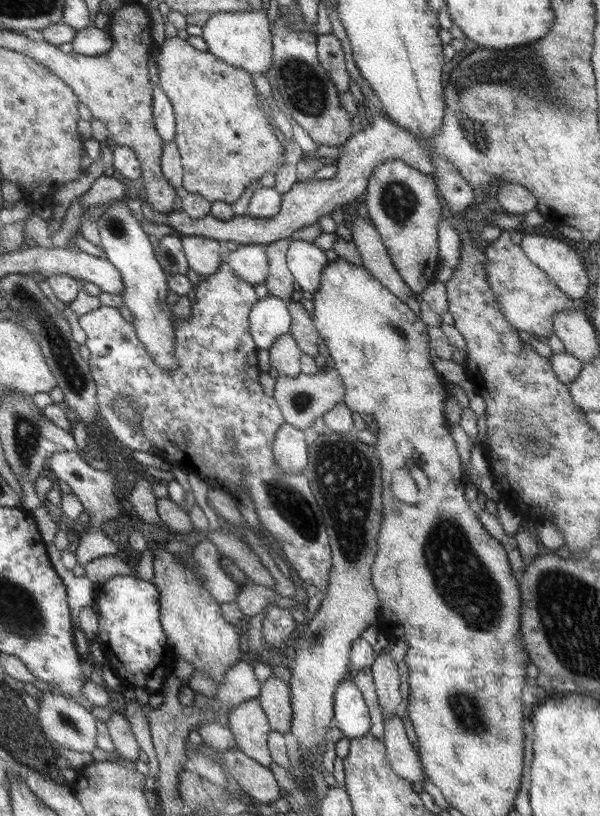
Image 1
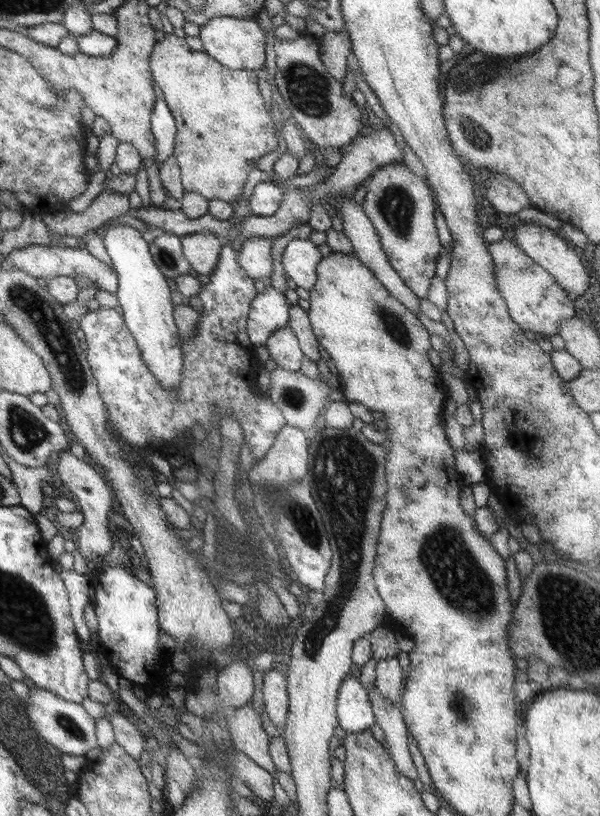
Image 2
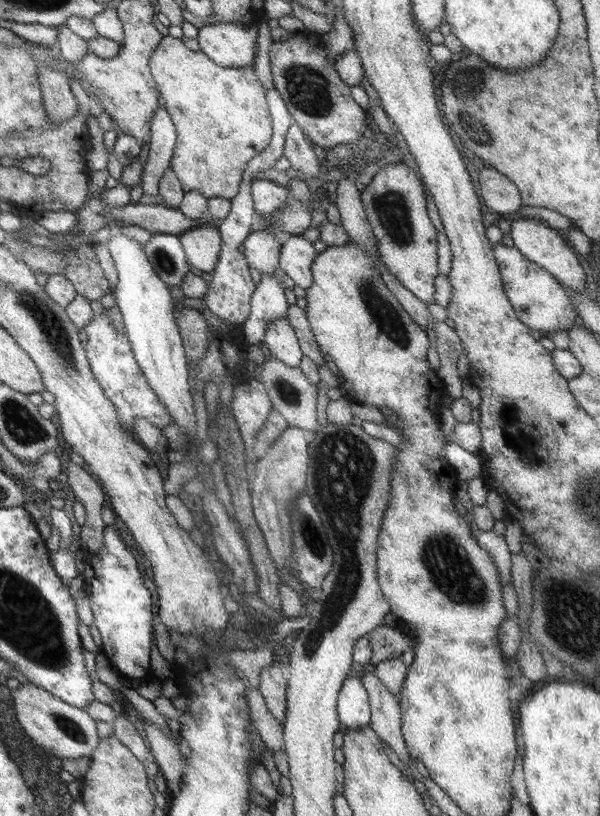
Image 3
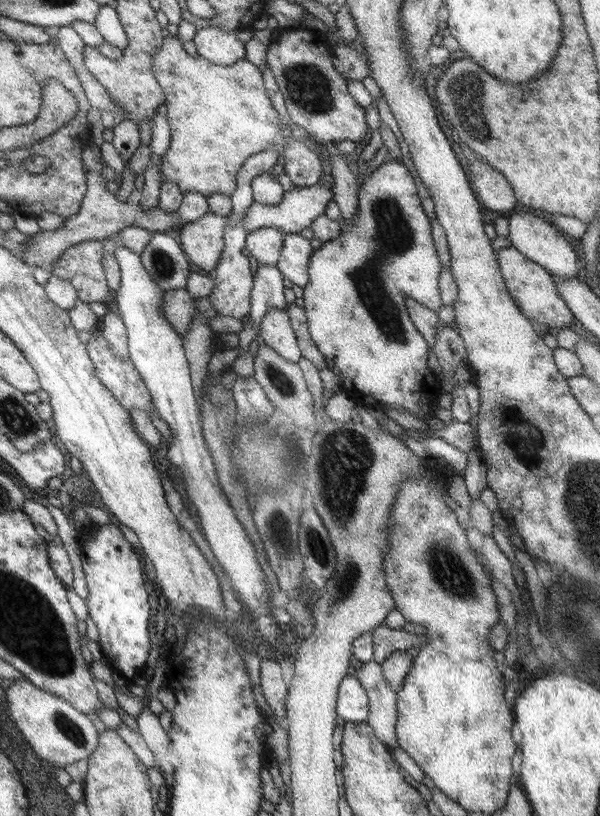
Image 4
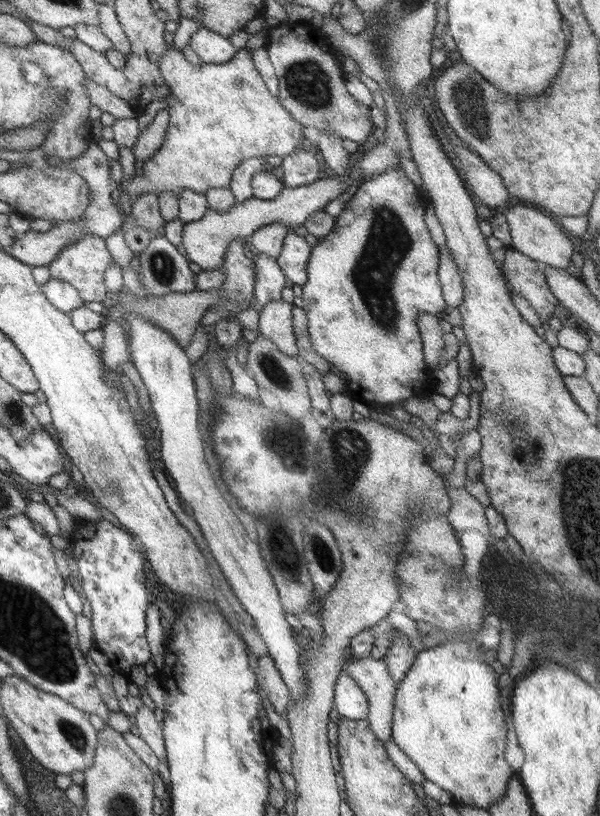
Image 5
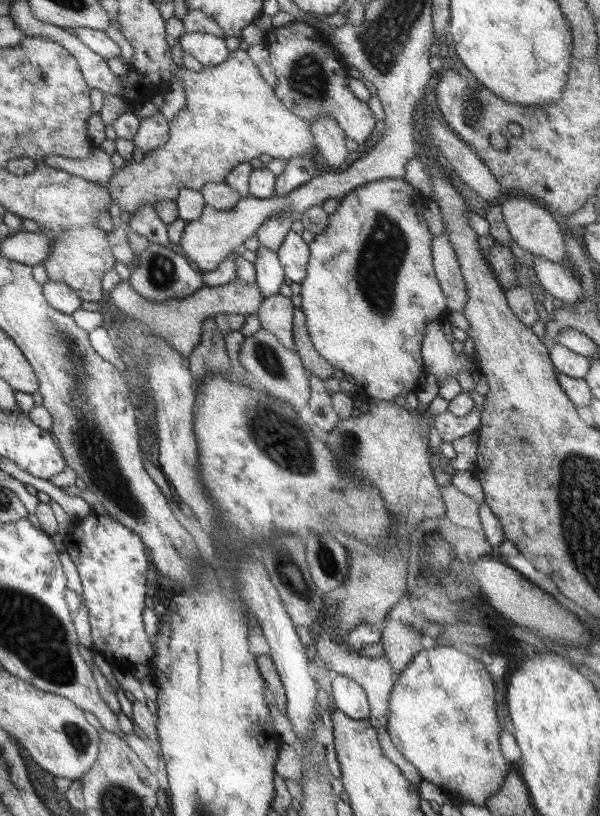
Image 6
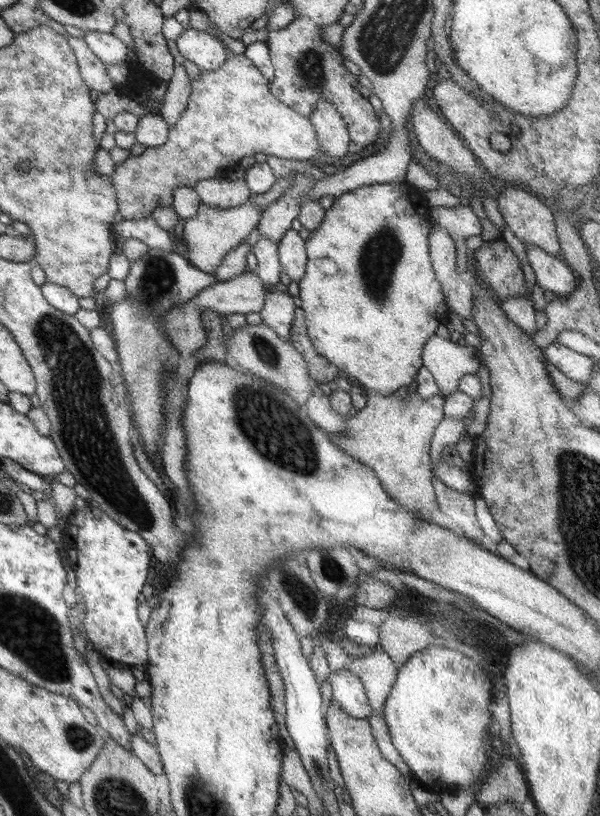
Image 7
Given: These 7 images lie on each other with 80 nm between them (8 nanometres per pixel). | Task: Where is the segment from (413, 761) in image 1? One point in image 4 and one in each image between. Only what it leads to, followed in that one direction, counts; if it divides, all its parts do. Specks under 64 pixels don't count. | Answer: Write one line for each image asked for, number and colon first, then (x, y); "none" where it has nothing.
2: (387, 717)
3: (385, 721)
4: (382, 715)

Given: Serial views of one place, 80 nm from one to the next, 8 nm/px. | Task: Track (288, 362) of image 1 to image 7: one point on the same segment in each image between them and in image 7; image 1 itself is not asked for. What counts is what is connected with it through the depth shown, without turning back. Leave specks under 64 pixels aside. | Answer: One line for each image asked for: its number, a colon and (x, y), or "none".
2: (282, 345)
3: (279, 338)
4: (275, 330)
5: (274, 317)
6: (274, 313)
7: (277, 313)

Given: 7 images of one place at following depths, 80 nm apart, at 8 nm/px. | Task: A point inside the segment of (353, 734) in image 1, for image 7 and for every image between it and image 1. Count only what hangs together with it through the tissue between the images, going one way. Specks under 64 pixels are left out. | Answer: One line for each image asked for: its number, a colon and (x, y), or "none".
2: (354, 714)
3: (352, 706)
4: (351, 702)
5: (349, 701)
6: (349, 698)
7: (347, 690)

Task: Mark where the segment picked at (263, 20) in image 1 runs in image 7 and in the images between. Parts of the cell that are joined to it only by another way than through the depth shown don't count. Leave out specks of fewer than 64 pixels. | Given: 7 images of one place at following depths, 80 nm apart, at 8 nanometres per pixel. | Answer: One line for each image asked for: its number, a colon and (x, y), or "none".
2: (237, 44)
3: (227, 45)
4: (221, 48)
5: (211, 48)
6: (208, 50)
7: (196, 46)

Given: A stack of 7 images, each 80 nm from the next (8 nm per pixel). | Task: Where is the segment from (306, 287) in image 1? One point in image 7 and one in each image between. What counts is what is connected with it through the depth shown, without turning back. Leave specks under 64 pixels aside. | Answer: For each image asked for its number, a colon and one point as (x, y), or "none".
2: (299, 258)
3: (296, 255)
4: (296, 251)
5: (292, 260)
6: (292, 255)
7: (291, 248)

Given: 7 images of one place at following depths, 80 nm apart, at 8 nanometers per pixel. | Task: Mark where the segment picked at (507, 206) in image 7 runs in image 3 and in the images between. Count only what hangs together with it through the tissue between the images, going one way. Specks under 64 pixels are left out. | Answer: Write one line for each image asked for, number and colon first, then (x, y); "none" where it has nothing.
3: (546, 247)
4: (541, 242)
5: (532, 234)
6: (533, 229)

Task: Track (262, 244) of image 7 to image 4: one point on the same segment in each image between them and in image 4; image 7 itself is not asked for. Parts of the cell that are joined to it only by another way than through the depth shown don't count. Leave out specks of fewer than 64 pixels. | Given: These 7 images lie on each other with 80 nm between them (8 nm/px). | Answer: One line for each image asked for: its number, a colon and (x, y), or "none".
4: (267, 286)
5: (269, 280)
6: (269, 275)

